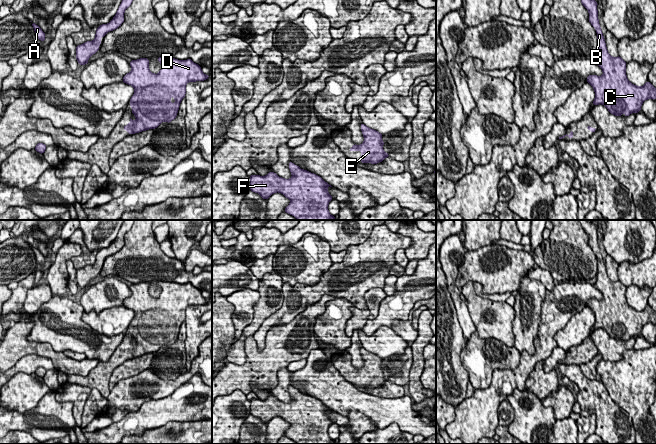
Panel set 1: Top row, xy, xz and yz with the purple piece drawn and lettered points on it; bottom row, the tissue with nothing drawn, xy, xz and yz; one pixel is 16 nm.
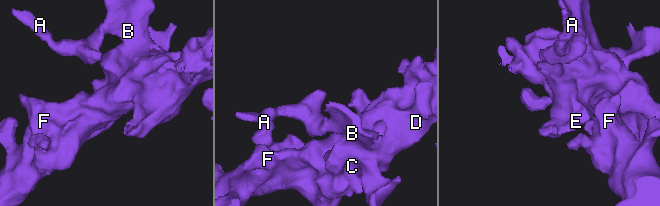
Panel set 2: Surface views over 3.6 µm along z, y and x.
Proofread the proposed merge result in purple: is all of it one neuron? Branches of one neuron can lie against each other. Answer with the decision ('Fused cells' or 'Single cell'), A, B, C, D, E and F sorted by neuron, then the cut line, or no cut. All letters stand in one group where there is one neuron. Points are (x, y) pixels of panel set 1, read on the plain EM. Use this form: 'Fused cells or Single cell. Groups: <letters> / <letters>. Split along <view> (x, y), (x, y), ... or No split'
Single cell. Groups: A B C D E F. No split

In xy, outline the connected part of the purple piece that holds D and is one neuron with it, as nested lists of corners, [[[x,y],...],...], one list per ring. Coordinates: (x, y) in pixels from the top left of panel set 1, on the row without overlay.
[[[159,281],[157,284],[162,292],[158,298],[149,294],[149,284],[140,282],[129,286],[131,296],[123,301],[123,306],[134,311],[134,318],[130,323],[132,338],[136,344],[123,351],[129,359],[149,353],[157,352],[163,345],[170,347],[177,340],[181,324],[185,322],[186,308],[188,306],[204,305],[209,302],[202,296],[201,291],[191,283],[178,284],[175,282]]]

